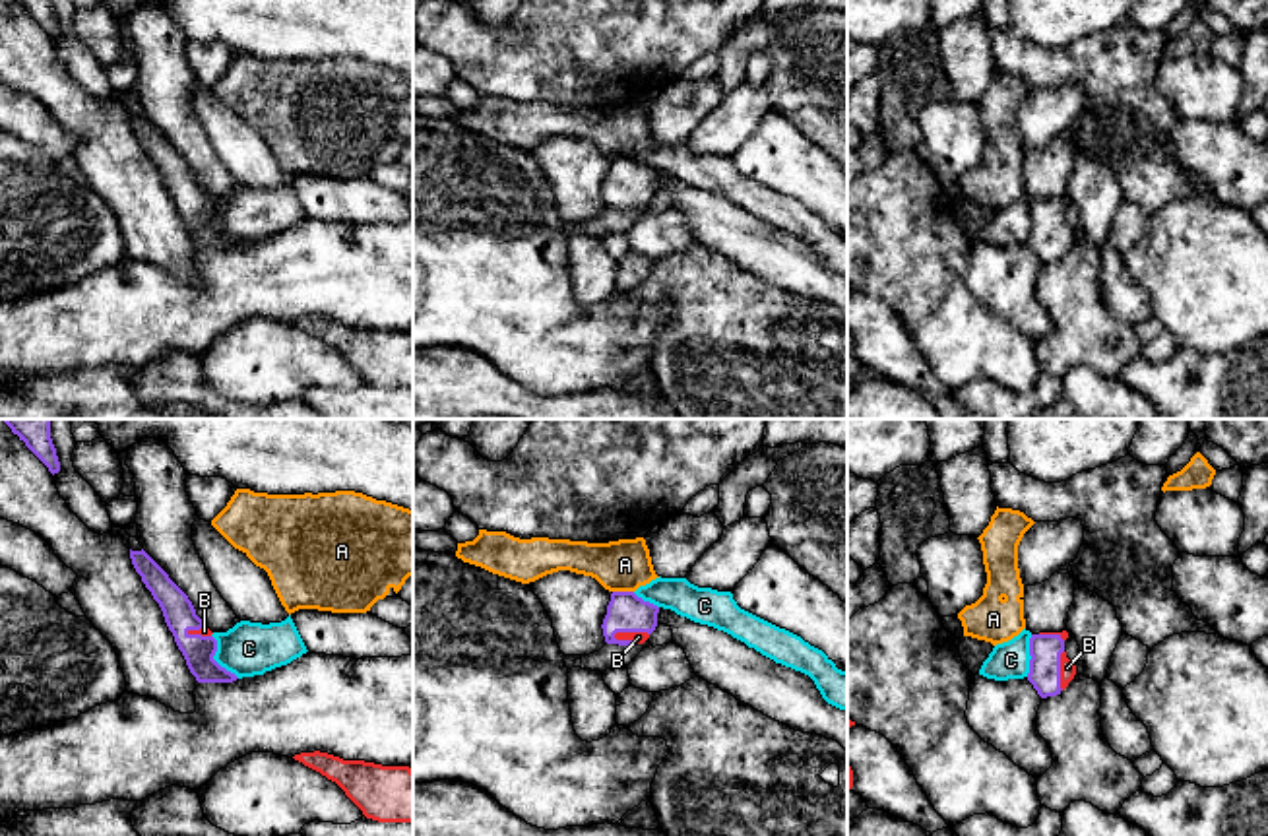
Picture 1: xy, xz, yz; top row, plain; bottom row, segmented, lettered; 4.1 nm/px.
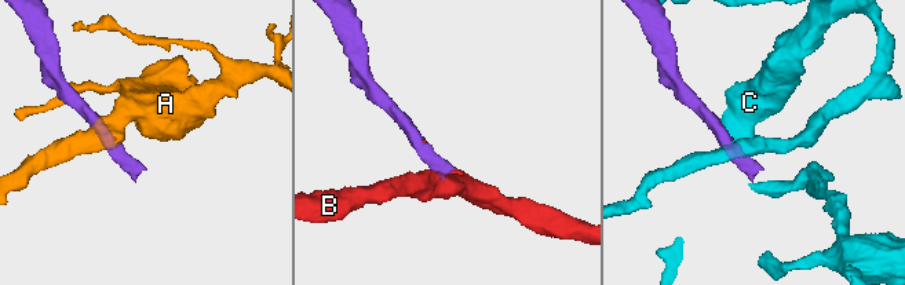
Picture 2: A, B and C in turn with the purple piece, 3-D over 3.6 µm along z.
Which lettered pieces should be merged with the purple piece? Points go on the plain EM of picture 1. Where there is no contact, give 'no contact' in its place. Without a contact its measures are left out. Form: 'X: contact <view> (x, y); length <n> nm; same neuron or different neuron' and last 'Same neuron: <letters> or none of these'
A: contact xz (623, 158); length 90 nm; different neuron
B: contact xz (631, 196); length 150 nm; same neuron
C: contact xy (214, 225); length 220 nm; different neuron
Same neuron: B

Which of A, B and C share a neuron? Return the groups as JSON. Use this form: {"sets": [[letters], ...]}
{"sets": [["A"], ["B"], ["C"]]}

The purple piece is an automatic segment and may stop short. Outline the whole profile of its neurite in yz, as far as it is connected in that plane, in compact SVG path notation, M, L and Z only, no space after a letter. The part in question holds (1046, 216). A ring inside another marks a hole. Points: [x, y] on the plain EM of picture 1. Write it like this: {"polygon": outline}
{"polygon": "M1039 198L1030 204L1028 246L1041 264L1061 260L1076 241L1076 231L1066 223L1068 198Z"}

